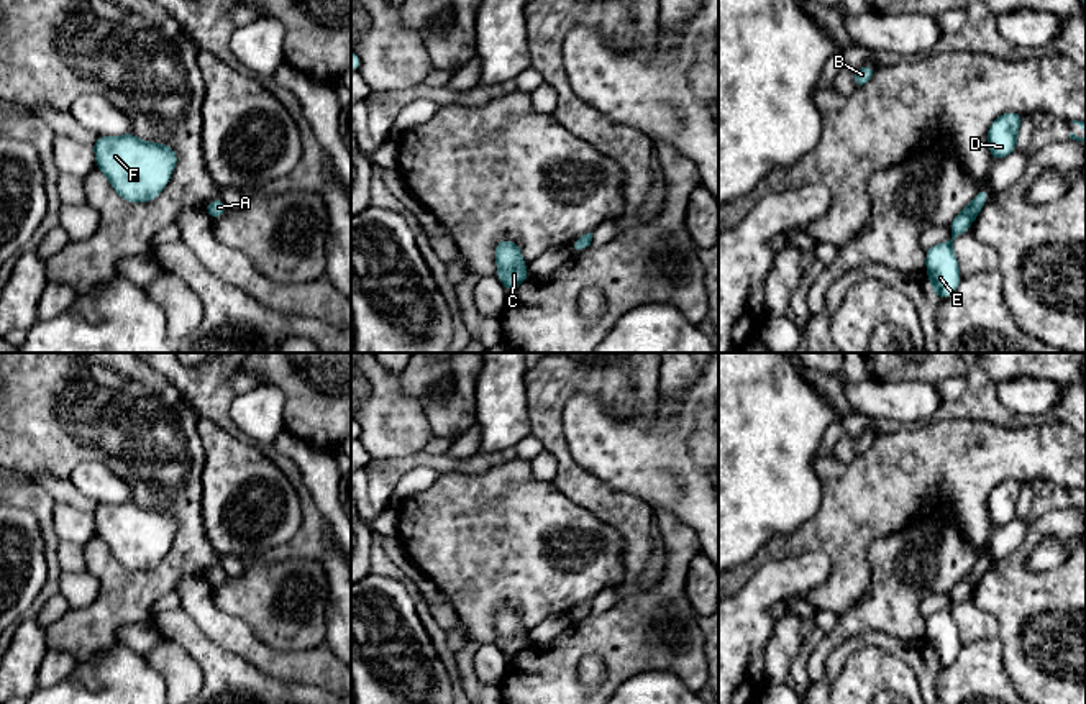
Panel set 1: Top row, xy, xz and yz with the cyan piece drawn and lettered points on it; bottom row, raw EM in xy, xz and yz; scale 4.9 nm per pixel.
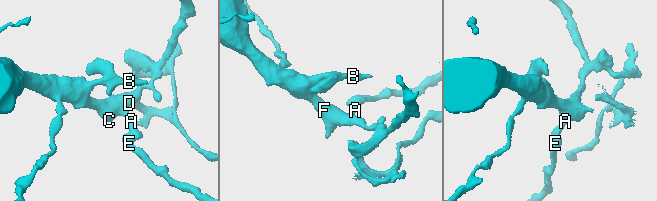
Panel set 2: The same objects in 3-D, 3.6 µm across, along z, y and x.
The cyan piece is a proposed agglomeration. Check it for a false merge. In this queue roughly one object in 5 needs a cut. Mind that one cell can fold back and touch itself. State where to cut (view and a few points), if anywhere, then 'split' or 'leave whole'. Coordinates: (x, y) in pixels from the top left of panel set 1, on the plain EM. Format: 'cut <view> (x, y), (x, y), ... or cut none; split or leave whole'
cut none; leave whole

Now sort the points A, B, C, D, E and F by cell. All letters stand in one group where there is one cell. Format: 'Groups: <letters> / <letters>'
Groups: A B C D E F

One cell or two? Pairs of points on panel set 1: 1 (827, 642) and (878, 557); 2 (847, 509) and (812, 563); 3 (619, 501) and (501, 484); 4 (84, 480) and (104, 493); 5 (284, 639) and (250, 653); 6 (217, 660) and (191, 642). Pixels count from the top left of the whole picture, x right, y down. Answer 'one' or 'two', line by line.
1: one
2: two
3: two
4: one
5: two
6: one

